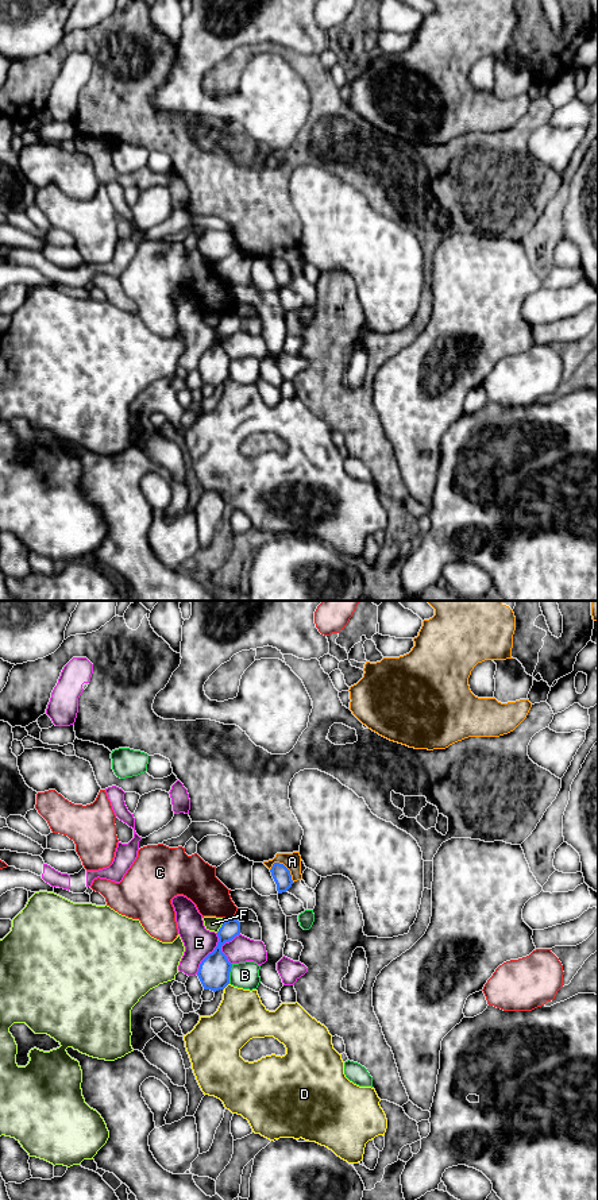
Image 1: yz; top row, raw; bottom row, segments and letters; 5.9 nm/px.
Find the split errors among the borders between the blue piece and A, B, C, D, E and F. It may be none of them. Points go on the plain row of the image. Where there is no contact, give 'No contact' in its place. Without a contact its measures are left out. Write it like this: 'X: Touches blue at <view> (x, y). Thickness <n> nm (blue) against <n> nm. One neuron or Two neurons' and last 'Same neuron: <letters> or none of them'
A: Touches blue at yz (286, 263). Thickness 110 nm (blue) against 100 nm. Two neurons
B: Touches blue at yz (228, 369). Thickness 190 nm (blue) against 160 nm. Two neurons
C: Touches blue at yz (231, 315). Thickness 110 nm (blue) against 220 nm. Two neurons
D: Touches blue at yz (226, 381). Thickness 190 nm (blue) against 300 nm. Two neurons
E: Touches blue at yz (209, 348). Thickness 190 nm (blue) against 180 nm. Two neurons
F: Touches blue at yz (222, 320). Thickness 160 nm (blue) against 90 nm. Two neurons
Same neuron: none of them

